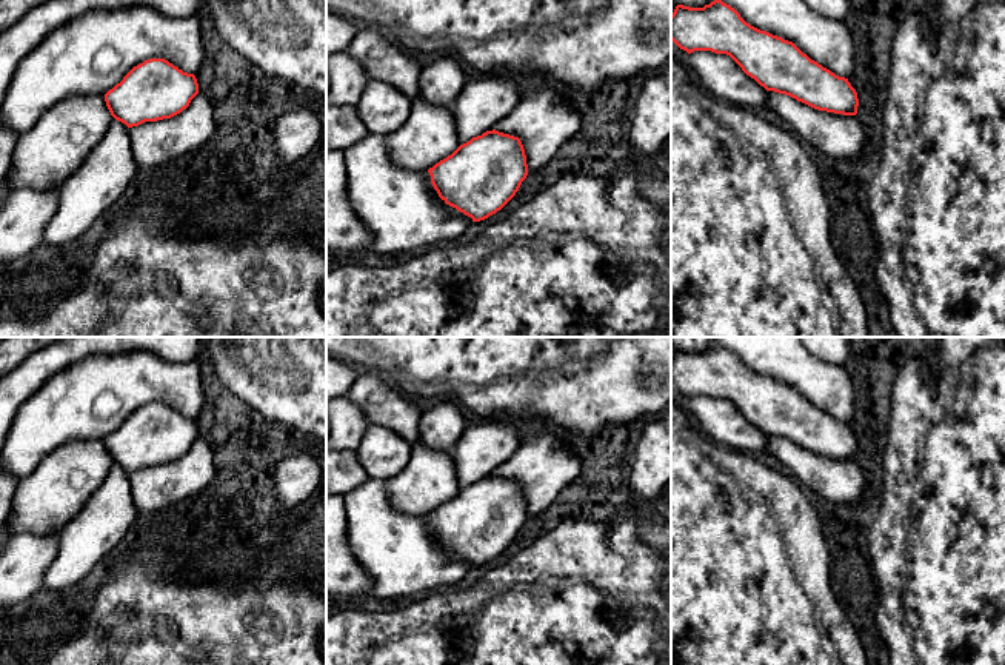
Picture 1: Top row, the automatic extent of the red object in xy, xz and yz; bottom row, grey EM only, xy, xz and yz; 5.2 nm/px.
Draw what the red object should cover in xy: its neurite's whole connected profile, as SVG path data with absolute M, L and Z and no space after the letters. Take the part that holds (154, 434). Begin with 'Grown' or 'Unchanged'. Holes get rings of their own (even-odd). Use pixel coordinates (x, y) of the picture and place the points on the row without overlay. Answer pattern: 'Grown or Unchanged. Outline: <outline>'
Unchanged. Outline: M149 403L109 434L105 446L115 465L132 473L180 459L197 439L194 419L183 417L165 403Z

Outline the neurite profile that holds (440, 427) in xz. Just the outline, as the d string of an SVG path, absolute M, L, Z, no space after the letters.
M452 400L425 408L419 422L419 442L432 449L451 451L466 428L462 406Z

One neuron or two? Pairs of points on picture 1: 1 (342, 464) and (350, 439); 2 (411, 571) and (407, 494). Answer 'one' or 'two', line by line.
1: two
2: two

